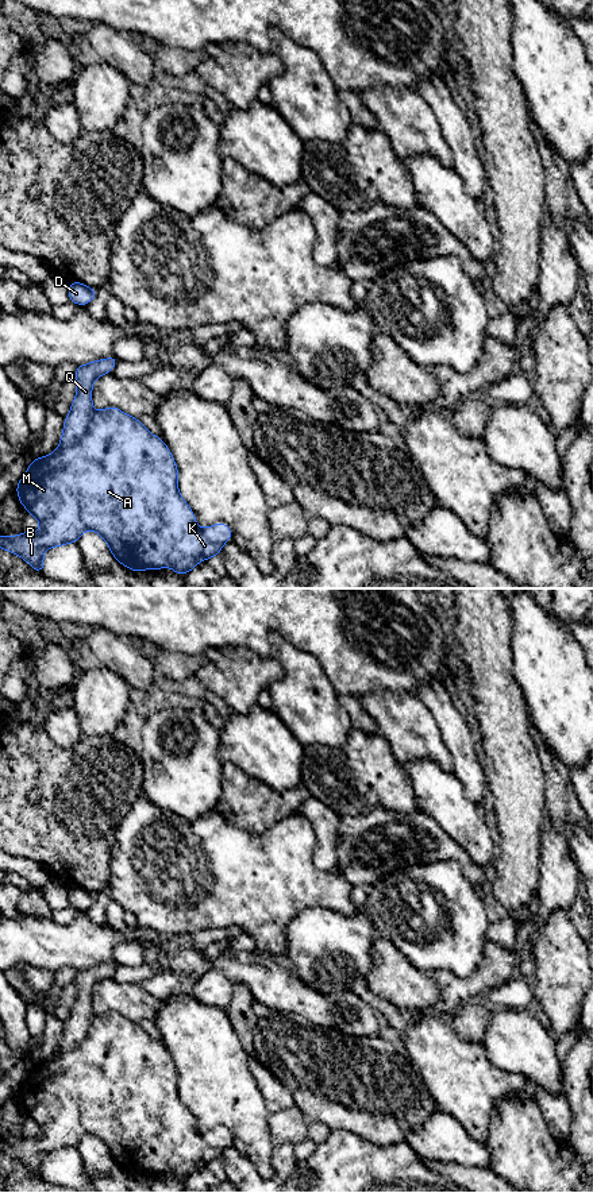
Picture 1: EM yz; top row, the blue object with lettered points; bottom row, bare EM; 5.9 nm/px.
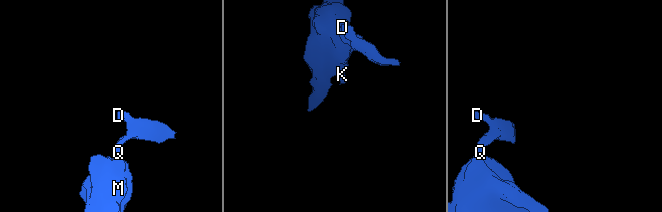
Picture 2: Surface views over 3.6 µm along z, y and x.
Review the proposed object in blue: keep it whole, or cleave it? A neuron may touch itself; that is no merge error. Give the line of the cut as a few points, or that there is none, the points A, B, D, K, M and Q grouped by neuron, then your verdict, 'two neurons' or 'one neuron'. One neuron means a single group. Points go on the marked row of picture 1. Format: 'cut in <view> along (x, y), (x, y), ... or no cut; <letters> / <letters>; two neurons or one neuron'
cut in yz along (93, 410), (87, 429), (73, 443), (60, 446); A B K M / D Q; two neurons

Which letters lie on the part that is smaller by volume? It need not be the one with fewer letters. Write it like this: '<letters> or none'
D, Q

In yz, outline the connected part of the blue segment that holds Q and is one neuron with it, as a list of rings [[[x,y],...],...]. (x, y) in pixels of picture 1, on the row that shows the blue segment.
[[[116,356],[95,360],[76,367],[77,394],[69,414],[65,417],[63,432],[59,445],[74,444],[86,431],[92,408],[92,385],[101,375],[111,372],[119,359]]]

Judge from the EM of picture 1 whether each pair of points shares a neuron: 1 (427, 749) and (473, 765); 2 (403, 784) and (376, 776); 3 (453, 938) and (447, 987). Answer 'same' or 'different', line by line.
1: different
2: same
3: different

